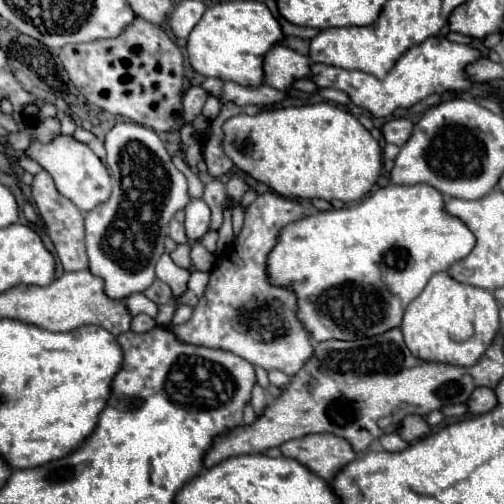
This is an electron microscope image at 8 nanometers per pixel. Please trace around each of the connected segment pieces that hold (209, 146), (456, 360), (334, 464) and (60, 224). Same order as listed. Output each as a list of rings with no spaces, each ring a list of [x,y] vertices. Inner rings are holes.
[[[229,102],[229,104],[223,104],[221,114],[215,120],[211,120],[211,134],[207,140],[203,140],[203,158],[205,158],[209,174],[213,178],[221,178],[233,168],[233,162],[225,156],[225,152],[221,148],[223,122],[231,116],[237,116],[237,114],[257,114],[257,112],[261,112],[259,106],[235,106]]]
[[[447,272],[431,276],[423,292],[407,306],[403,316],[403,336],[407,348],[421,360],[473,366],[499,332],[499,306],[491,292],[457,282]]]
[[[307,434],[285,442],[281,452],[287,458],[299,460],[325,480],[333,480],[349,462],[357,458],[351,444],[335,434]]]
[[[41,170],[33,184],[31,184],[31,198],[33,204],[37,206],[41,218],[45,220],[47,232],[51,236],[51,242],[55,244],[57,256],[65,268],[65,272],[77,272],[77,270],[85,270],[89,266],[87,262],[87,252],[85,252],[85,228],[83,228],[83,214],[79,212],[79,208],[65,196],[61,196],[55,188],[55,182],[51,178],[51,174],[47,170]]]

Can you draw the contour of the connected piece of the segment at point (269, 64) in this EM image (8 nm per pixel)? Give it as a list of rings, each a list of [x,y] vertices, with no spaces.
[[[273,46],[273,50],[265,56],[265,84],[285,92],[301,78],[311,78],[309,58],[287,46]]]

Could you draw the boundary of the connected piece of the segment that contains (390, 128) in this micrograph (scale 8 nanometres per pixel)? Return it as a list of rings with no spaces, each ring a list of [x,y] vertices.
[[[393,118],[383,126],[383,136],[387,142],[403,146],[403,142],[407,142],[407,138],[411,136],[413,130],[413,122],[407,118]]]

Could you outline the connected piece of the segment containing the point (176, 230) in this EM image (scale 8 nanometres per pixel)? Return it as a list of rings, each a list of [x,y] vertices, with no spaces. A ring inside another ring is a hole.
[[[177,212],[175,218],[171,220],[169,224],[169,238],[175,242],[175,244],[187,244],[187,236],[185,236],[185,226],[183,226],[183,220],[185,220],[185,212]]]

